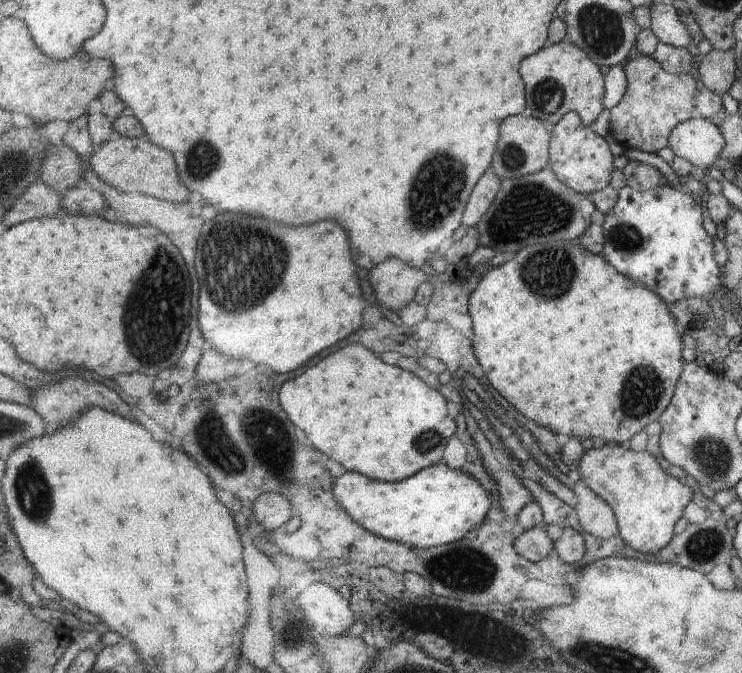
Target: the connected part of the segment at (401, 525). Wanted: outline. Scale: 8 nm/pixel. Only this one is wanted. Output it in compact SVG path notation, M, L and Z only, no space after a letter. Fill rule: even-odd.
M443 462L397 483L345 471L335 484L335 497L342 508L372 534L423 549L464 540L471 530L482 527L494 506L492 495L477 478Z

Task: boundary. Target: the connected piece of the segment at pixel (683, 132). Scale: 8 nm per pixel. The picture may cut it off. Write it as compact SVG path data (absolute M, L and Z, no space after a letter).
M696 115L679 122L668 137L668 147L675 157L699 168L719 165L718 155L723 144L718 128L709 119Z

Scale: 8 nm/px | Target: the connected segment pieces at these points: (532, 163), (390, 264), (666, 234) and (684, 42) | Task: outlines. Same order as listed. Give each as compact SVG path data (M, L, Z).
M511 116L503 122L491 171L501 180L519 179L549 168L551 130L537 118Z
M396 257L375 266L369 272L368 279L381 306L394 312L413 302L417 288L429 281L421 270Z
M624 185L618 189L615 206L605 214L600 226L603 236L602 254L611 262L619 274L641 282L645 287L657 294L665 304L675 303L686 297L703 297L710 300L709 293L714 293L719 300L721 268L713 260L712 243L714 237L707 236L702 226L700 201L692 194L675 190L670 185L633 191Z
M653 3L649 8L650 30L658 43L675 49L688 49L692 39L672 6Z

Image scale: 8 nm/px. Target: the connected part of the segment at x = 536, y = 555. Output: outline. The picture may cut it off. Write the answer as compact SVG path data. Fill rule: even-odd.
M545 526L528 529L521 534L514 543L519 555L530 562L543 561L549 554L555 552L555 542L547 534Z

